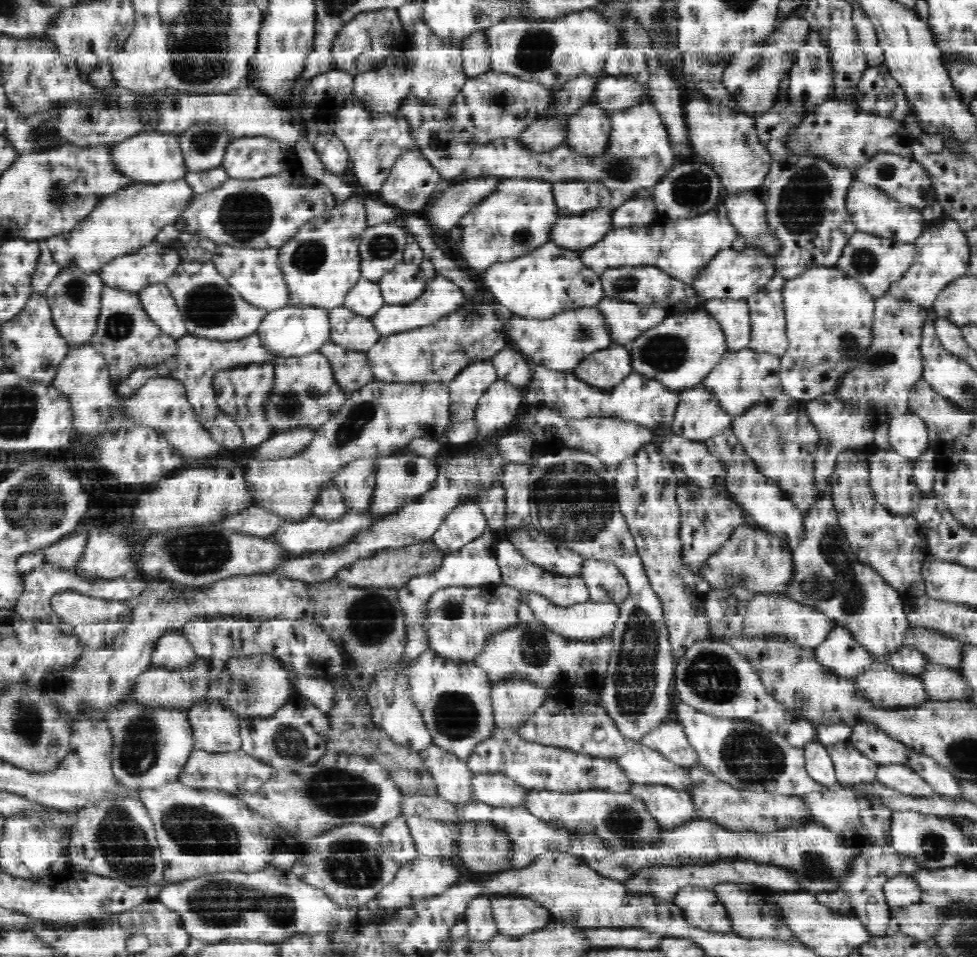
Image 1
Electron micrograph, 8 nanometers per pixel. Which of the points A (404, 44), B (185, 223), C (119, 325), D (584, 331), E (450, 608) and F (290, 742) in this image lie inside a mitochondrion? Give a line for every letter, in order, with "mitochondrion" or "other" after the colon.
A: other
B: other
C: mitochondrion
D: mitochondrion
E: mitochondrion
F: mitochondrion

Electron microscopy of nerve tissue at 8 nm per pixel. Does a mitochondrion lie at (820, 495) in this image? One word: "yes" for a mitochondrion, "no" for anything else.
no

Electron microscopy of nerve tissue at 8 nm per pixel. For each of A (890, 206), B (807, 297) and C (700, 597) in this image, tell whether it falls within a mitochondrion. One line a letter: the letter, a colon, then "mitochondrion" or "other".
A: other
B: other
C: other

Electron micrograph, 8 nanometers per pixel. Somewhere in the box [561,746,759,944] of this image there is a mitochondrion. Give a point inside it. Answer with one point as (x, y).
(624, 822)

